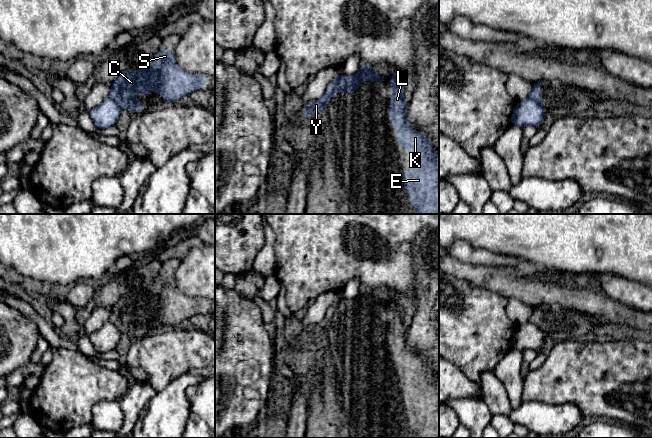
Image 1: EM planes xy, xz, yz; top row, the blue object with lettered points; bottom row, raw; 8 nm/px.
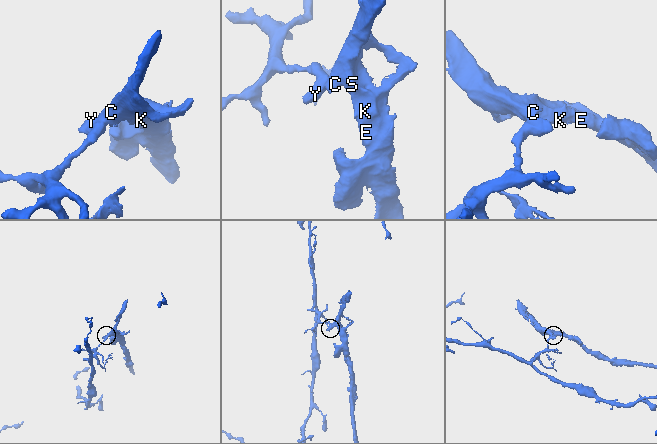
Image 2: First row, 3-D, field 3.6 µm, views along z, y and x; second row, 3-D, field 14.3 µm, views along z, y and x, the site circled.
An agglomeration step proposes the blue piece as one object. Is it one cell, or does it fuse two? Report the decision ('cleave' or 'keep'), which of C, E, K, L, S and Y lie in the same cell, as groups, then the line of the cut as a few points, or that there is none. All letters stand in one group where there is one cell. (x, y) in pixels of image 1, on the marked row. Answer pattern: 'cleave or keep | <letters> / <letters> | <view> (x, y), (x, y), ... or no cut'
cleave | C E K L S / Y | xz (341, 75), (333, 93)

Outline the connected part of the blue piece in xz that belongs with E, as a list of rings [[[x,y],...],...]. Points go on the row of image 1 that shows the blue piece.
[[[394,76],[387,80],[392,87],[390,97],[390,110],[388,112],[389,121],[395,128],[397,134],[395,139],[400,147],[405,147],[410,157],[415,163],[408,171],[402,172],[405,183],[407,197],[411,207],[417,214],[439,214],[439,153],[431,146],[431,141],[417,129],[412,129],[407,120],[408,104],[404,101],[405,88],[403,84]]]

